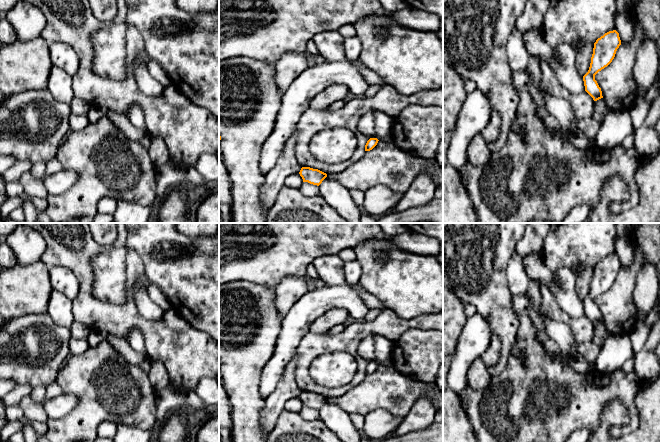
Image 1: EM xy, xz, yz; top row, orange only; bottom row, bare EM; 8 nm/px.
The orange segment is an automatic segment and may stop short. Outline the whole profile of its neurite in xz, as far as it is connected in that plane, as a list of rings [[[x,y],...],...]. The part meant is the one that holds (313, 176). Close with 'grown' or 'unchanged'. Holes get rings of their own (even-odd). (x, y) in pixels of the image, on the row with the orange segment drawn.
[[[302,167],[299,174],[303,179],[303,182],[308,182],[317,186],[319,186],[327,177],[326,173],[310,167]]]; unchanged

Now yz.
[[[616,30],[605,33],[594,43],[590,67],[583,76],[585,91],[594,101],[603,98],[601,88],[595,80],[595,75],[612,62],[620,45],[621,40]]]; unchanged

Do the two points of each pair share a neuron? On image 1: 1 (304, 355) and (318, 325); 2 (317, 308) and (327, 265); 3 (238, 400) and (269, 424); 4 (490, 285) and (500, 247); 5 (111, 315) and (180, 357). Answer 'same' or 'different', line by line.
1: different
2: different
3: different
4: same
5: same

